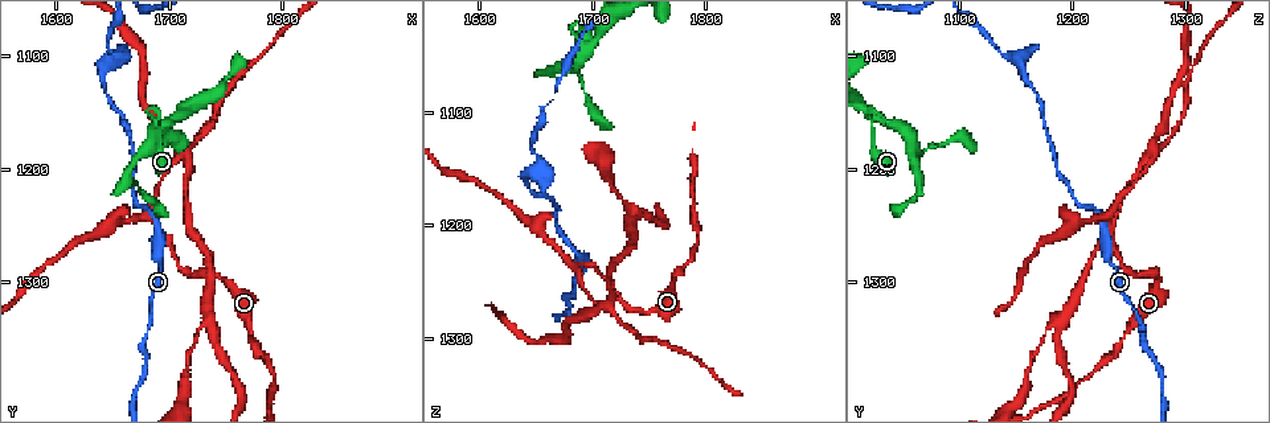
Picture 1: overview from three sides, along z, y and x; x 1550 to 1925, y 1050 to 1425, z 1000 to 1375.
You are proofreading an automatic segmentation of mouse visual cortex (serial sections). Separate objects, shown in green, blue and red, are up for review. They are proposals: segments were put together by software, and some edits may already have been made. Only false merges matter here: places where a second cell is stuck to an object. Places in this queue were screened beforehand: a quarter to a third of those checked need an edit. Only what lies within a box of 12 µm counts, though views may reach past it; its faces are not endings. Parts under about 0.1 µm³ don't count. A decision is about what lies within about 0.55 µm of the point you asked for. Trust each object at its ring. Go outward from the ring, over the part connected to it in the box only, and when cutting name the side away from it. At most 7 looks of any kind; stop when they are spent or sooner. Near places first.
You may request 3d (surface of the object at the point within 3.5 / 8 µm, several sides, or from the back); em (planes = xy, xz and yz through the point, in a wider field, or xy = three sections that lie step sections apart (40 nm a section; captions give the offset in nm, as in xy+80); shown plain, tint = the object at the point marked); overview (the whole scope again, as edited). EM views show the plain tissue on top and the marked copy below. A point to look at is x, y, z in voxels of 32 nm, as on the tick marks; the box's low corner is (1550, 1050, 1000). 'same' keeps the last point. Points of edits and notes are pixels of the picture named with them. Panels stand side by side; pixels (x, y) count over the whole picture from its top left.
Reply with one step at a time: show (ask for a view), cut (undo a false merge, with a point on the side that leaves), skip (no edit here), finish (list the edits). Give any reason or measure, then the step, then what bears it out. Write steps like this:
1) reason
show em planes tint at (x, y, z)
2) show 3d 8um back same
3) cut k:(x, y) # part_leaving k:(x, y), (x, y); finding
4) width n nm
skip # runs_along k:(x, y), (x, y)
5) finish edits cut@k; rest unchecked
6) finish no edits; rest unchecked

three-way junction
show 3d 8um at (1684, 1246, 1234)

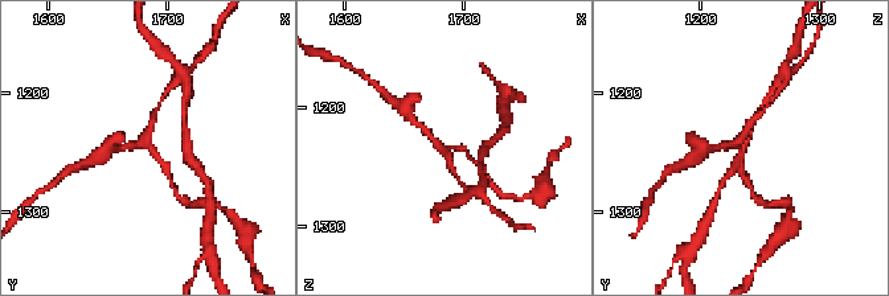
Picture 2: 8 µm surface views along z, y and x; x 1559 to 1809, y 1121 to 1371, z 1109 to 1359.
show 3d 3.5um at (1684, 1242, 1232)

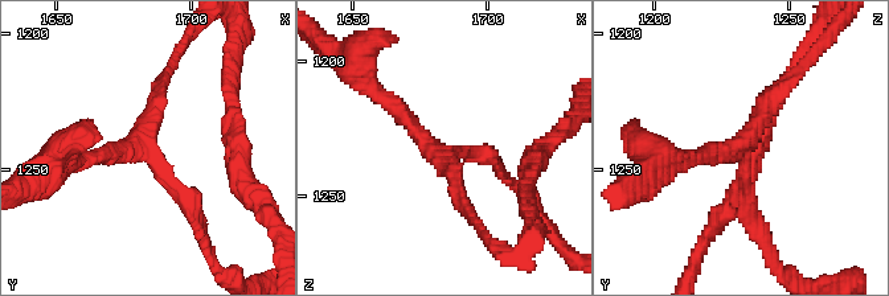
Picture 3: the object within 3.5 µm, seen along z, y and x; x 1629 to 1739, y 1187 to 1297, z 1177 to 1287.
arms 3; arm_widths 200, 200, 250 nm; need the tissue
show em xy step 2 tint at (1685, 1245, 1235)

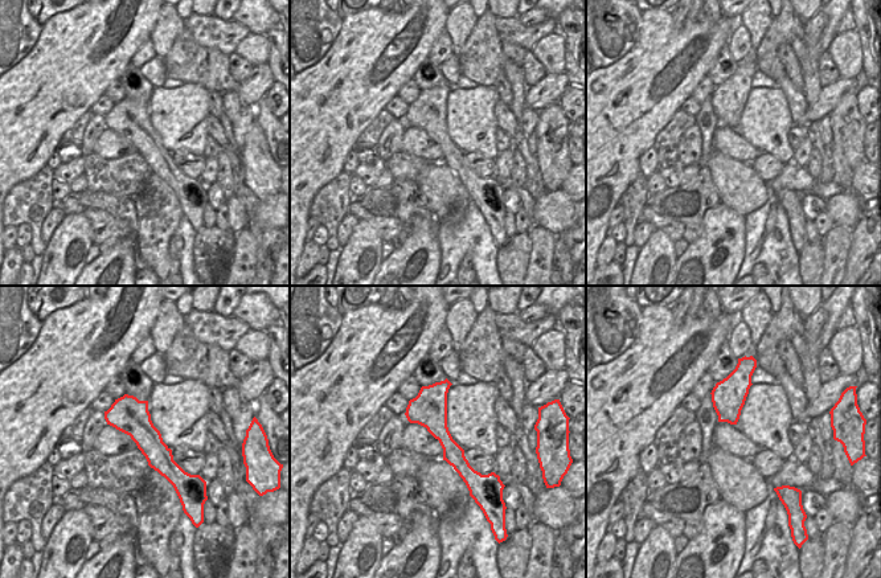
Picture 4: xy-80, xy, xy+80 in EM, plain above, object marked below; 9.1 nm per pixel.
skip # runs_along 3:(753, 226), (746, 146), (791, 81); continuous, no second cell

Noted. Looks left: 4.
thin neck
show 3d 3.5um at (1774, 1348, 1248)

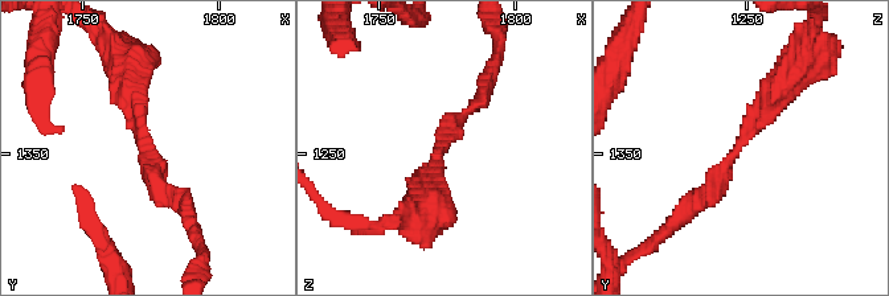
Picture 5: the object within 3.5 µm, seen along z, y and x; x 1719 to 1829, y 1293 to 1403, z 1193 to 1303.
arm_widths 150, 300 nm; need the tissue
show em planes tint at (1772, 1349, 1246)

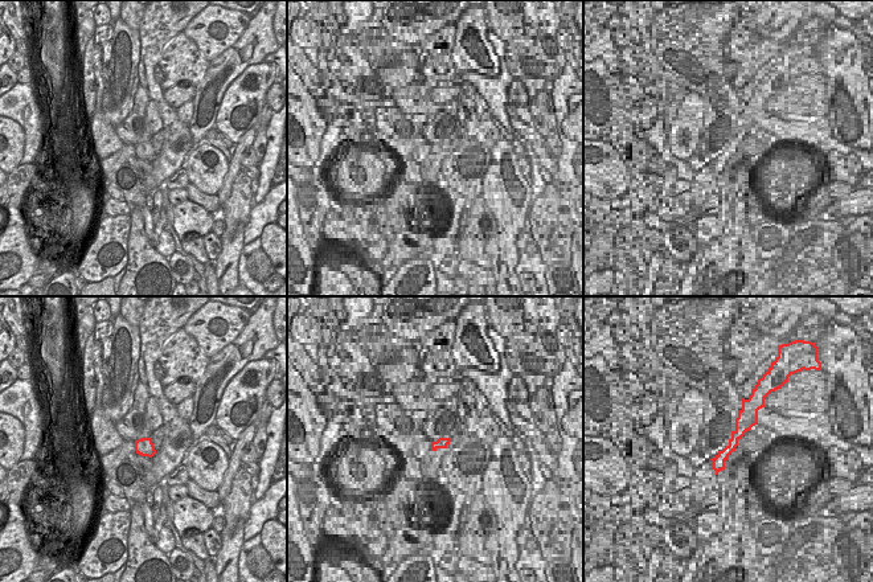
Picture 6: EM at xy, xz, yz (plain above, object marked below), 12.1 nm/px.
skip # runs_along 5:(795, 70), (717, 184), (689, 208); one cell here

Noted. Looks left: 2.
sudden change in width
show 3d 3.5um at (1652, 1098, 1142)

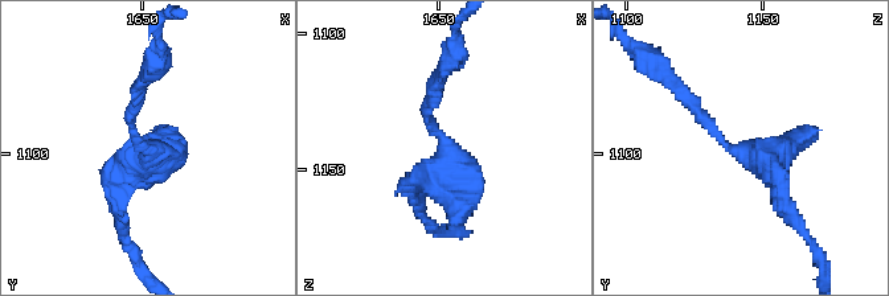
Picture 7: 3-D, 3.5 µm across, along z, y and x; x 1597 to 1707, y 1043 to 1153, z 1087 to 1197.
skip # runs_along 7:(785, 202), (679, 89); one cell here

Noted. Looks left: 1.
finish no edits; rest unchecked

